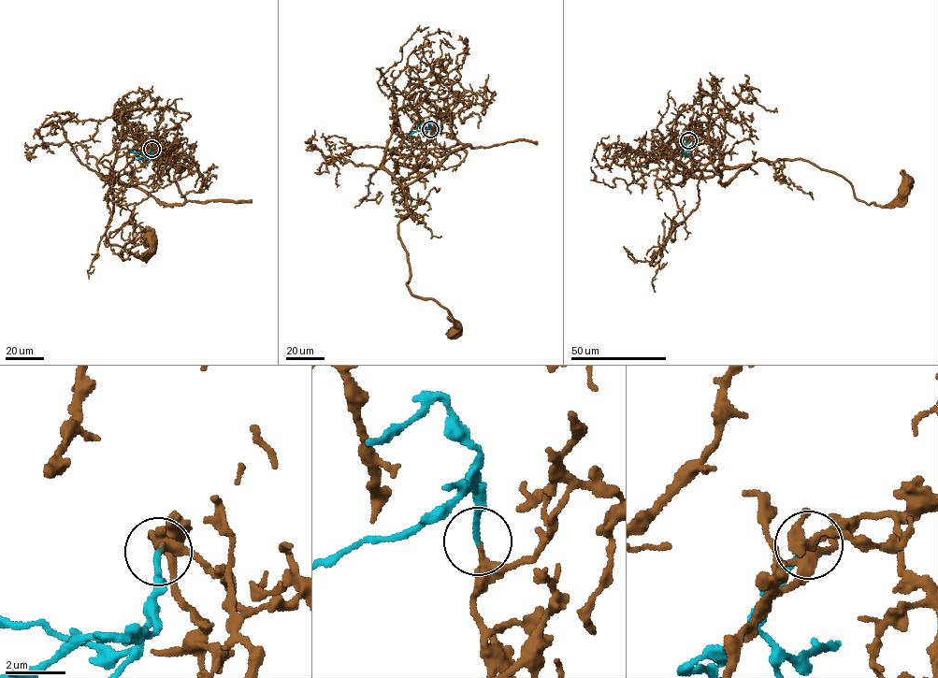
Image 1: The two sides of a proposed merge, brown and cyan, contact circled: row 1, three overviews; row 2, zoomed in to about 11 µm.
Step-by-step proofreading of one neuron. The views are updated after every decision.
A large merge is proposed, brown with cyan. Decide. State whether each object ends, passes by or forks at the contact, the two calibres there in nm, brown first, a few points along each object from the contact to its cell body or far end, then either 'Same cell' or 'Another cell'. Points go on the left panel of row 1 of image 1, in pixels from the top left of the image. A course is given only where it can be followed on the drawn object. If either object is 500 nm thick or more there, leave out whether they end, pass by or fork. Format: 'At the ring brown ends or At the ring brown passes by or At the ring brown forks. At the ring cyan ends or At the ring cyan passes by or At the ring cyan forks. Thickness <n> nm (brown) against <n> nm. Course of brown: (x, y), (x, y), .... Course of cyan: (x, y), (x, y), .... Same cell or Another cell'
At the ring brown ends. At the ring cyan ends. Thickness 200 nm (brown) against 170 nm. Course of brown: (151, 149), (175, 165), (184, 202), (161, 203), (119, 176), (108, 180), (106, 235), (142, 256), (150, 238). Course of cyan: (151, 149), (150, 155), (129, 151). Same cell

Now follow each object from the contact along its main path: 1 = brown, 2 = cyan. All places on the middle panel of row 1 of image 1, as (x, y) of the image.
1: (430, 129), (435, 147), (470, 147), (404, 188), (398, 239), (409, 291), (447, 310), (454, 332)
2: (430, 129), (430, 125), (409, 136)

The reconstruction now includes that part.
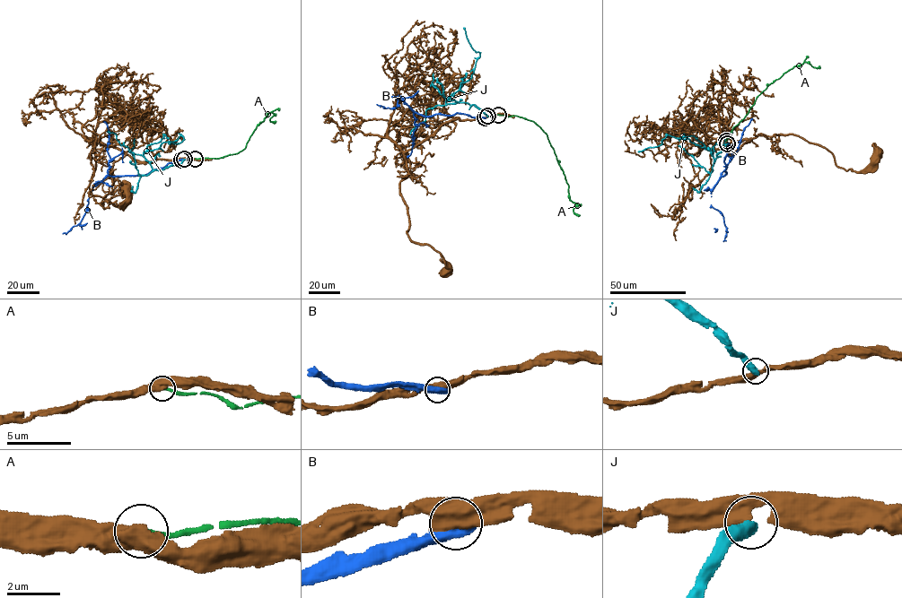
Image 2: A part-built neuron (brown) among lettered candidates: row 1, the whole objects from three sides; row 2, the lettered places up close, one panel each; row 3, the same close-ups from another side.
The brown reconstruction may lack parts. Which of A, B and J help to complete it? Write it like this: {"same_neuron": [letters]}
{"same_neuron": []}

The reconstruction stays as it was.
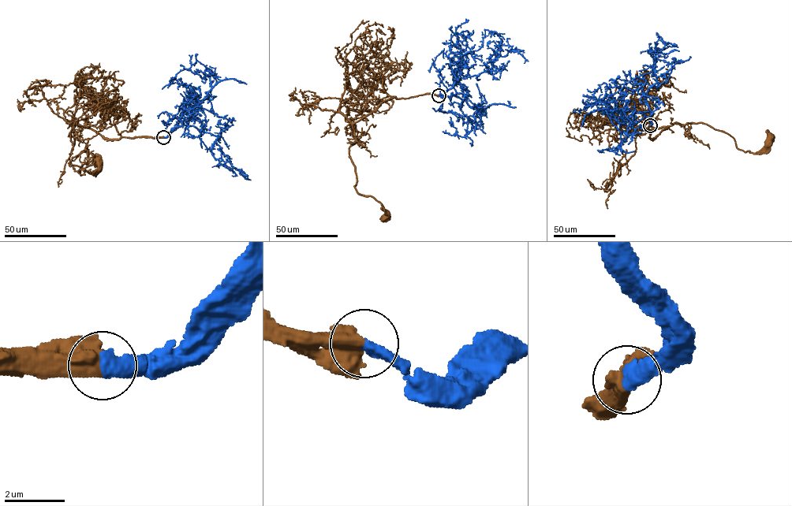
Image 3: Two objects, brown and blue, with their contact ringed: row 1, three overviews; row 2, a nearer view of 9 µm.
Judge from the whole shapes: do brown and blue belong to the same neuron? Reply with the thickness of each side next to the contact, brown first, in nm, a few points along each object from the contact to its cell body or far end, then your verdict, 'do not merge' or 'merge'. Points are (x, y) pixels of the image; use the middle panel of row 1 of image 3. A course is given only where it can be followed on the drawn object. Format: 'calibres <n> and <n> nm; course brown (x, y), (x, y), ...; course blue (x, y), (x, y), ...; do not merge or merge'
calibres 750 and 460 nm; course brown (438, 95), (390, 98), (353, 124), (355, 141), (349, 147), (354, 186), (359, 193), (381, 203), (385, 217); course blue (438, 95), (458, 97), (470, 107), (482, 109), (473, 121), (455, 112), (443, 112), (441, 95); merge

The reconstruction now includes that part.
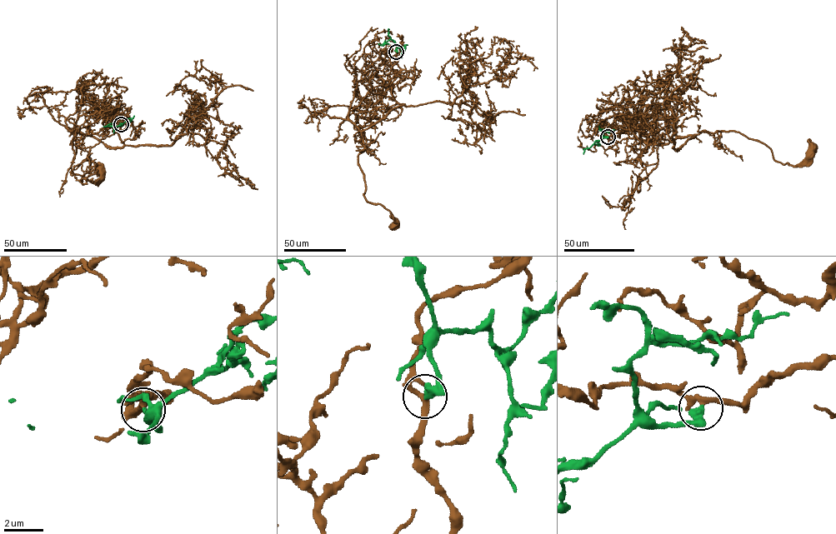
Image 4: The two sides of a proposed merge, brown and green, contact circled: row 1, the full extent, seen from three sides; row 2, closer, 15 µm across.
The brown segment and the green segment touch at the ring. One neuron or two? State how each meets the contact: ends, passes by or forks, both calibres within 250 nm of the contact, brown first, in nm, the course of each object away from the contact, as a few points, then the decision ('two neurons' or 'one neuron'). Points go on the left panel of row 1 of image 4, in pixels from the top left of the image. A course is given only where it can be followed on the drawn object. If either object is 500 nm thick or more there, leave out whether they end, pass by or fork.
brown forks | green ends | 220/400 nm | brown via (121, 124), (114, 112), (119, 147), (79, 128), (72, 132), (74, 174), (95, 182), (100, 170) | green via (121, 124), (116, 127), (107, 126), (112, 123) | one neuron

